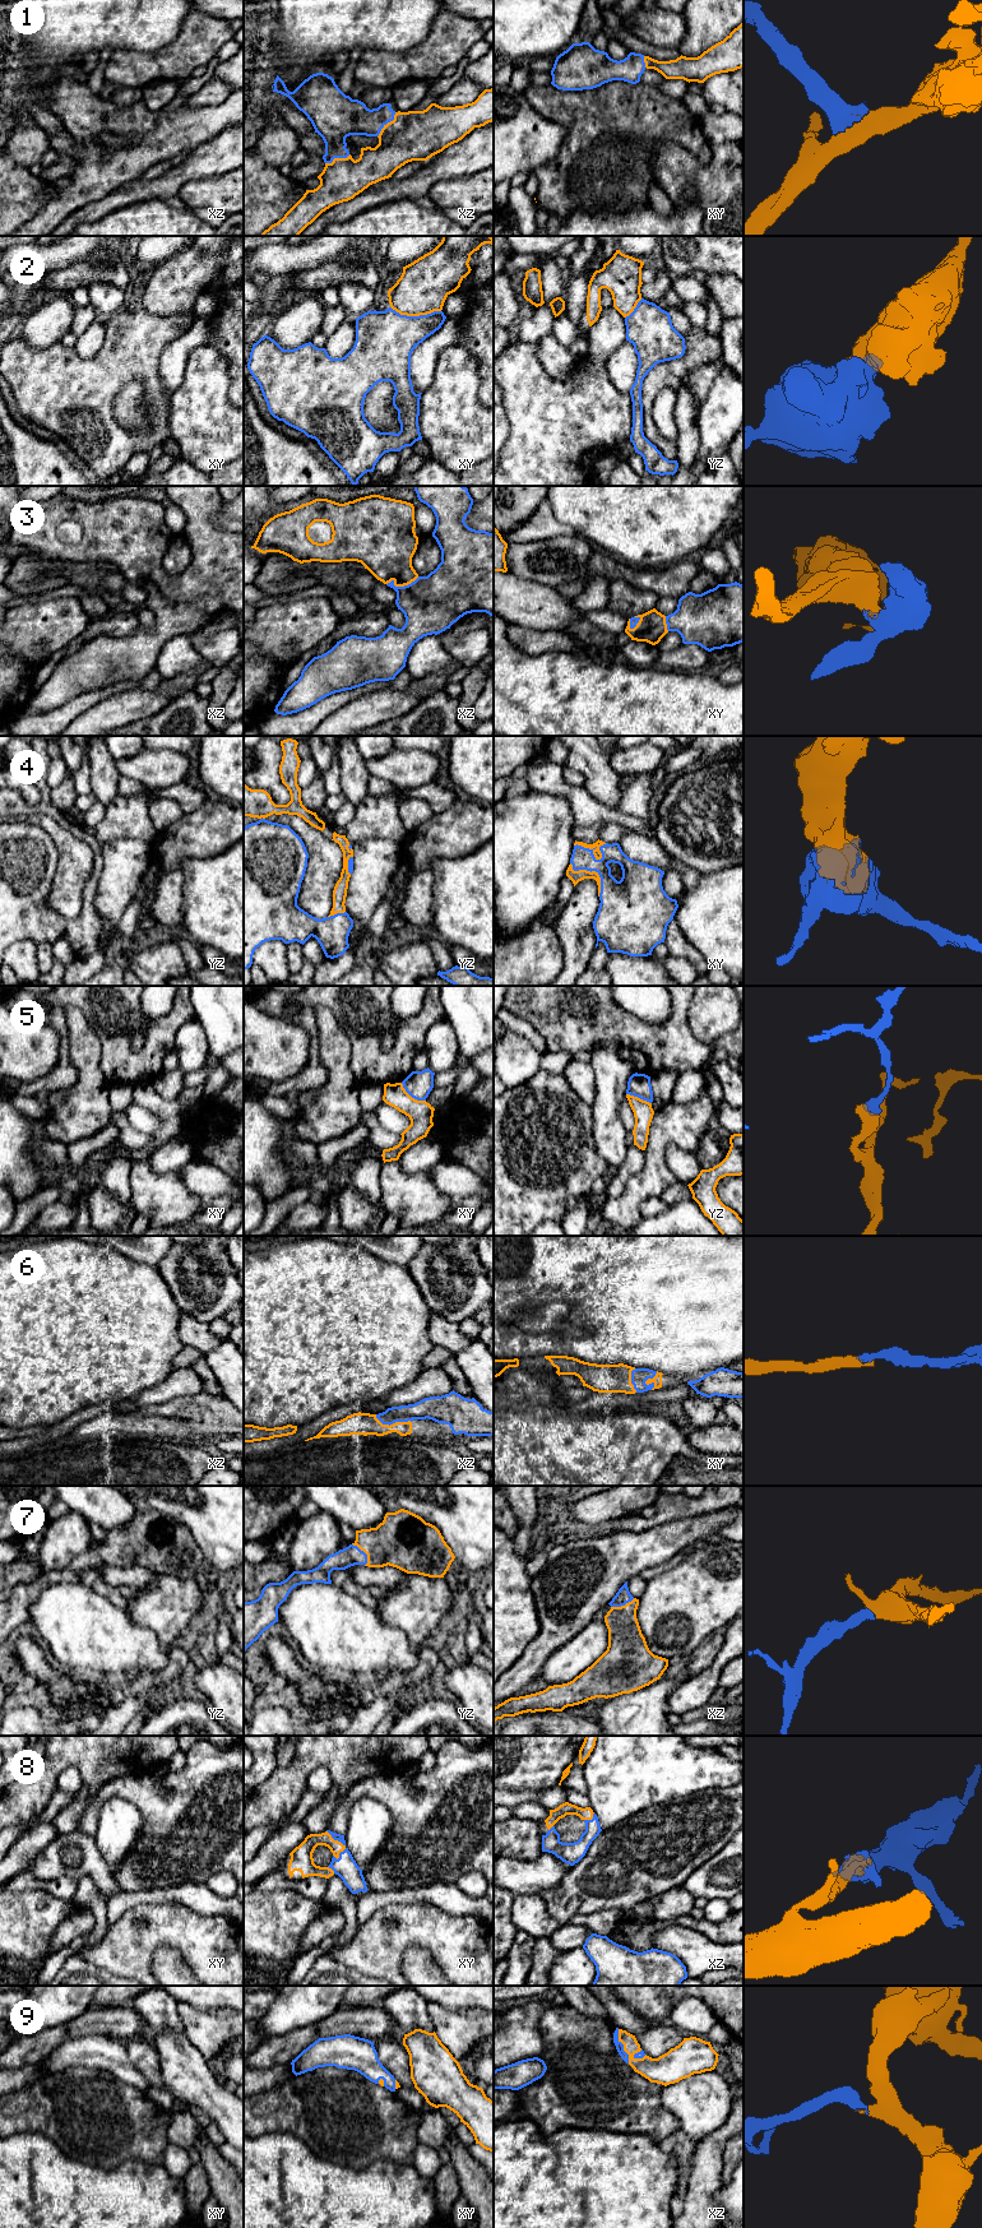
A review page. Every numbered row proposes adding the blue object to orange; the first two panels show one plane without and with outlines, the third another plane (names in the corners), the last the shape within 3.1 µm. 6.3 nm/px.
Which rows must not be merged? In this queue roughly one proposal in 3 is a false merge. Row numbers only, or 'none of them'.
2, 5

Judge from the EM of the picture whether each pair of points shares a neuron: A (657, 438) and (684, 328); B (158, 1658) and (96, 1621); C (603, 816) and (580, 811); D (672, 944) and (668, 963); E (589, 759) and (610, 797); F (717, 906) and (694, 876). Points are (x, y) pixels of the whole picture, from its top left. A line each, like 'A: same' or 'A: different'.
A: different
B: same
C: same
D: different
E: same
F: different

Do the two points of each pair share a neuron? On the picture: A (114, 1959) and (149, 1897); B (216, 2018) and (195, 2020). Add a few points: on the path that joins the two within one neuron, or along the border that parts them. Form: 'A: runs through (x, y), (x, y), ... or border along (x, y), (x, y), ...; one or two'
A: border along (176, 1902), (139, 1903), (130, 1907), (120, 1917); two
B: runs through (211, 2020), (200, 2020); one

